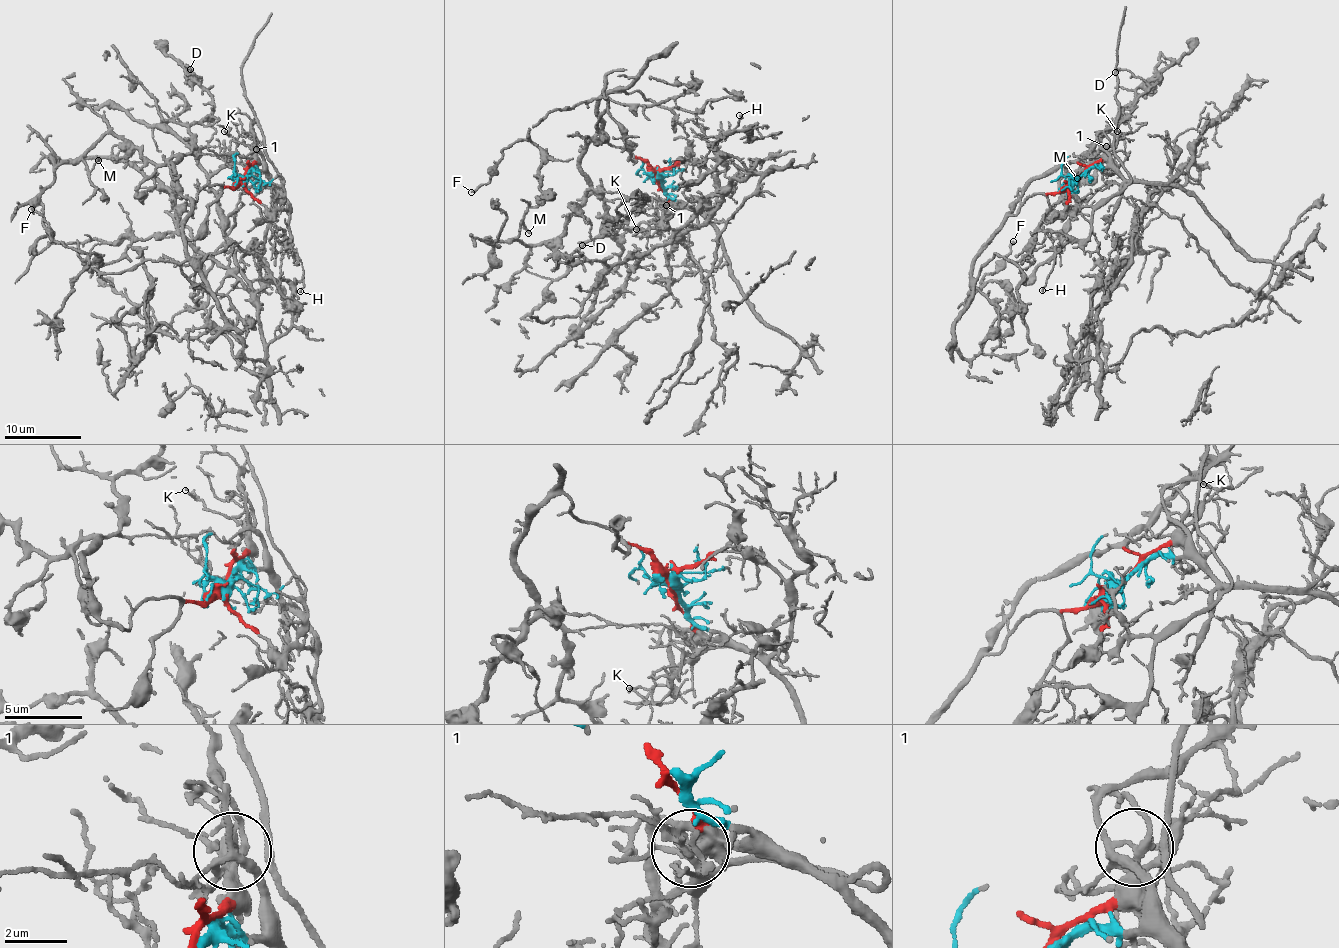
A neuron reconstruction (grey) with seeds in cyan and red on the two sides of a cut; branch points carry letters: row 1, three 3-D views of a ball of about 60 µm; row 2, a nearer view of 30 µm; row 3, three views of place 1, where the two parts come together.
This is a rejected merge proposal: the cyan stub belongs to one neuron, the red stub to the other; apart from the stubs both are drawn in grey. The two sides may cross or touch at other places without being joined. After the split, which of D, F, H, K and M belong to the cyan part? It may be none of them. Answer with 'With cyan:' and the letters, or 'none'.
With cyan: H, K

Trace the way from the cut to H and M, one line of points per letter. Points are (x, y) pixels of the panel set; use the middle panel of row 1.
H: (656, 177), (700, 161), (716, 174), (725, 171), (717, 147), (740, 115)
M: (656, 177), (599, 132), (579, 162), (589, 193), (578, 211), (555, 238), (515, 240), (519, 223), (529, 232)

